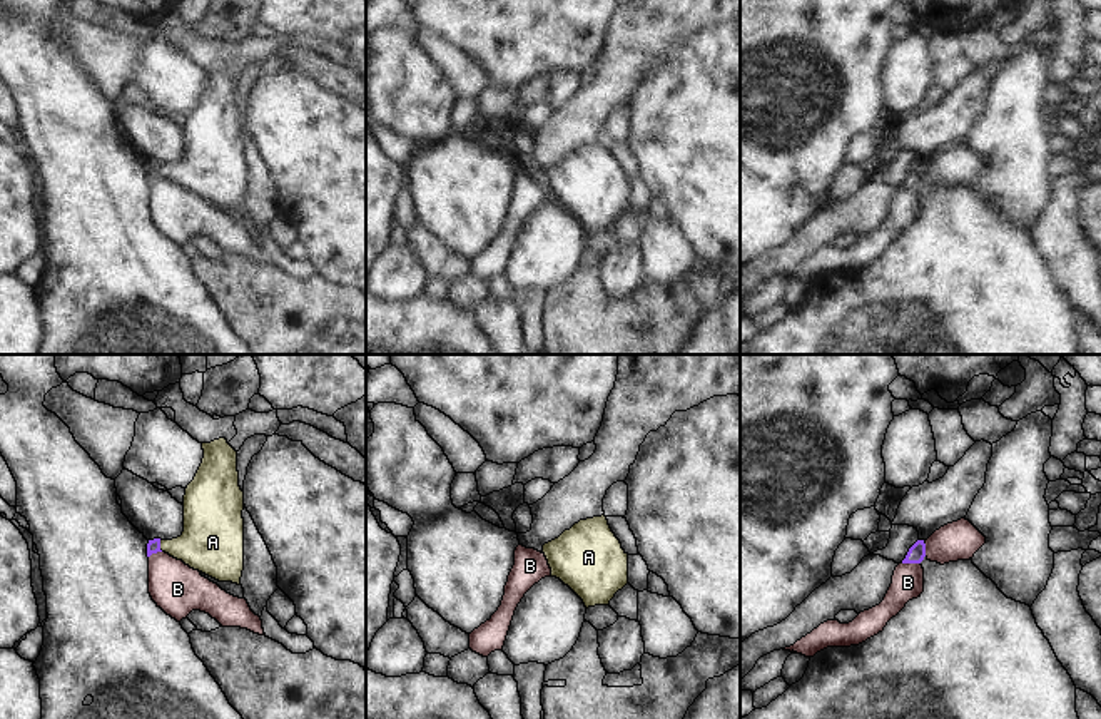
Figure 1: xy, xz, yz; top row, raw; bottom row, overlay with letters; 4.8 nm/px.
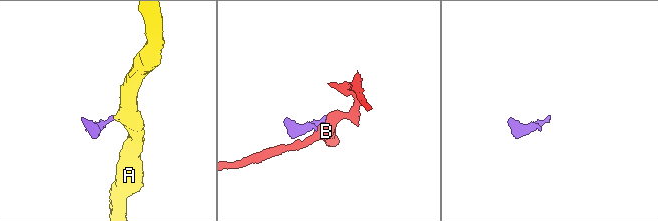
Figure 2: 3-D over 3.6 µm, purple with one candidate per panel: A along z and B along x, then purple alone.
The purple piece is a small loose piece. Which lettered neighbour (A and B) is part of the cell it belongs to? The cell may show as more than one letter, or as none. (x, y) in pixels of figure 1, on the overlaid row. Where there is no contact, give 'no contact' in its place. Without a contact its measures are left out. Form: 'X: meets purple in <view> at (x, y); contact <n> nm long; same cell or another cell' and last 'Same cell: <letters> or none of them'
A: meets purple in xy at (159, 545); contact 60 nm long; same cell
B: meets purple in yz at (911, 562); contact 90 nm long; another cell
Same cell: A

